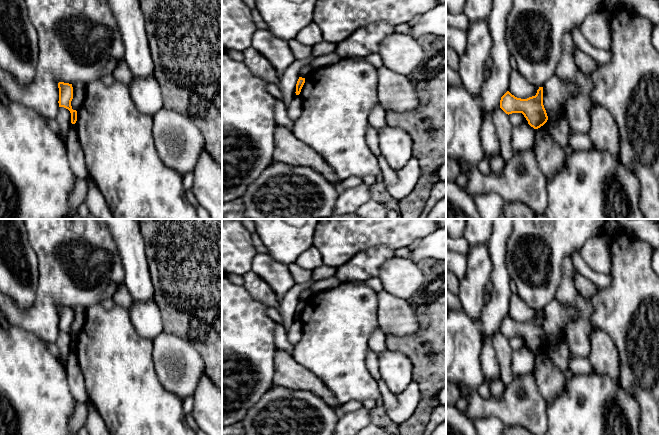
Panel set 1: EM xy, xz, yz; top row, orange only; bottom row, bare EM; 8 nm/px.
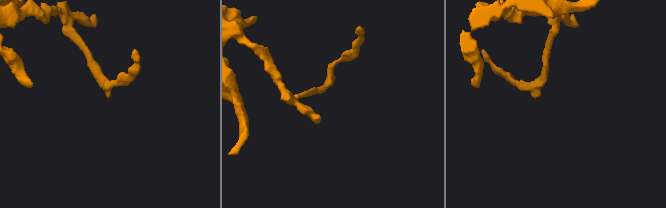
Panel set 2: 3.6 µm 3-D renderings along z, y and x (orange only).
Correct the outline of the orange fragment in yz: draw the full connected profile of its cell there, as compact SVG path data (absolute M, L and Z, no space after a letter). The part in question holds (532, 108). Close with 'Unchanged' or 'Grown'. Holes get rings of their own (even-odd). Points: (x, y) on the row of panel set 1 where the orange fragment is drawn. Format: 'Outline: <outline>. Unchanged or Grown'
Outline: M539 87L535 96L527 99L517 98L507 91L500 100L500 108L506 114L522 113L528 124L534 129L543 126L548 116L543 105L543 87Z. Unchanged

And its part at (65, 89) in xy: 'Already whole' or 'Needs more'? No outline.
Already whole

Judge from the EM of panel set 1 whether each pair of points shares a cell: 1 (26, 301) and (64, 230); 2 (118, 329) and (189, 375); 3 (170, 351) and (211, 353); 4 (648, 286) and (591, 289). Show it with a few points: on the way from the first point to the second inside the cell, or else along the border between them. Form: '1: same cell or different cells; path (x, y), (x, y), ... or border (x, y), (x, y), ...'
1: different cells; border (37, 256), (38, 288), (33, 302)
2: different cells; border (152, 341), (152, 361), (157, 375)
3: different cells; border (180, 337), (184, 338), (200, 355), (206, 372)
4: different cells; border (599, 288), (588, 299)

